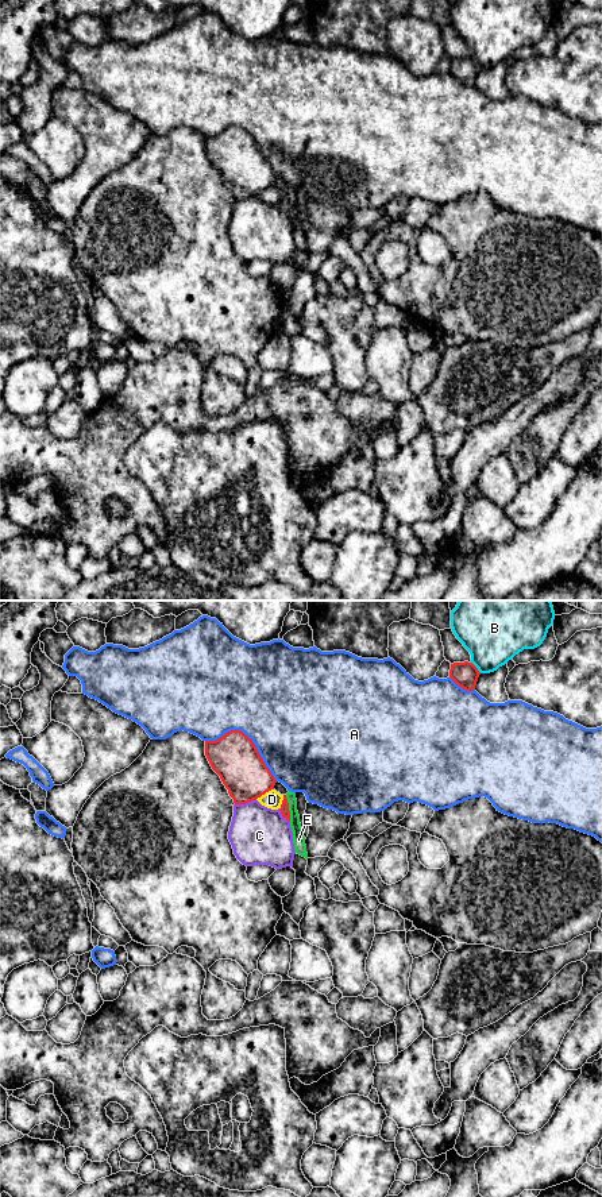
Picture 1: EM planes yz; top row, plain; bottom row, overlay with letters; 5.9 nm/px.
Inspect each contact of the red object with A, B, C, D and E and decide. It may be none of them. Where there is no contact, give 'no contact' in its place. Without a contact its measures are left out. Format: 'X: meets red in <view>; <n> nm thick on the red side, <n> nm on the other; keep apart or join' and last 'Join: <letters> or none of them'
A: meets red in yz; 280 nm thick on the red side, 500 nm on the other; keep apart
B: meets red in yz; 150 nm thick on the red side, 360 nm on the other; keep apart
C: meets red in yz; 280 nm thick on the red side, 340 nm on the other; keep apart
D: meets red in yz; 280 nm thick on the red side, 110 nm on the other; keep apart
E: meets red in yz; 50 nm thick on the red side, 80 nm on the other; keep apart
Join: none of them

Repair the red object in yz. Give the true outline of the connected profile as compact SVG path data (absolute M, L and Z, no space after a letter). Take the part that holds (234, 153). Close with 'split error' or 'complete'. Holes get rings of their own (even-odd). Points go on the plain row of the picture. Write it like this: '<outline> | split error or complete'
M240 126L205 136L205 151L235 200L256 196L277 178L255 139Z | complete

